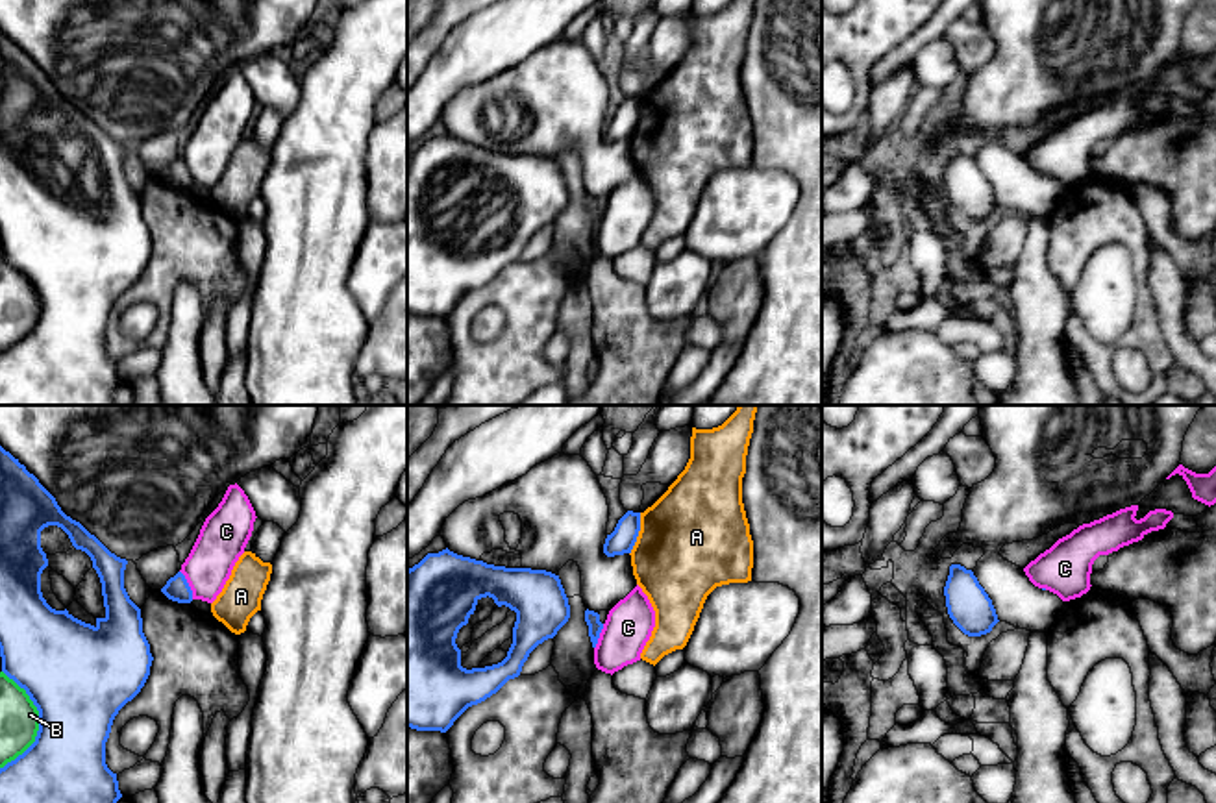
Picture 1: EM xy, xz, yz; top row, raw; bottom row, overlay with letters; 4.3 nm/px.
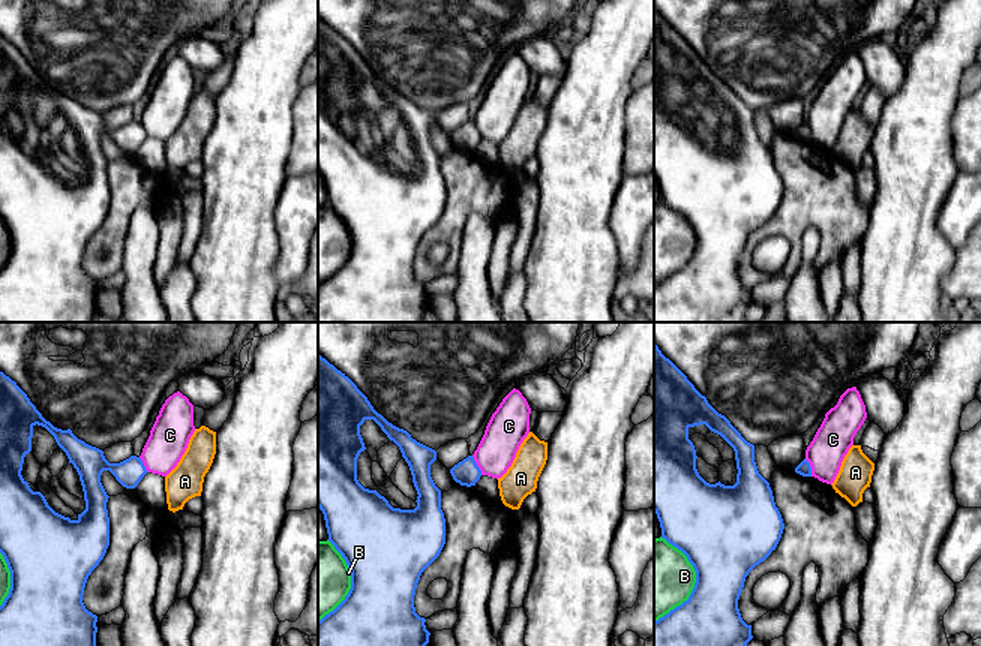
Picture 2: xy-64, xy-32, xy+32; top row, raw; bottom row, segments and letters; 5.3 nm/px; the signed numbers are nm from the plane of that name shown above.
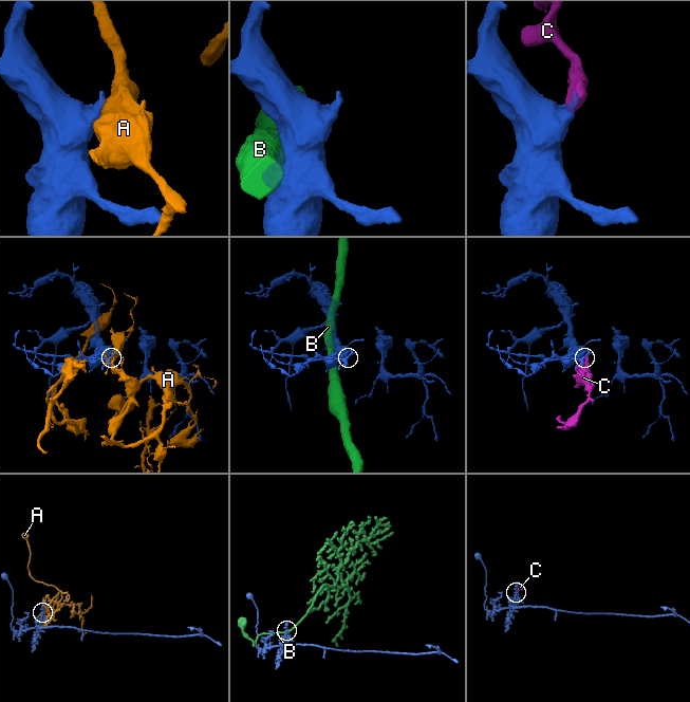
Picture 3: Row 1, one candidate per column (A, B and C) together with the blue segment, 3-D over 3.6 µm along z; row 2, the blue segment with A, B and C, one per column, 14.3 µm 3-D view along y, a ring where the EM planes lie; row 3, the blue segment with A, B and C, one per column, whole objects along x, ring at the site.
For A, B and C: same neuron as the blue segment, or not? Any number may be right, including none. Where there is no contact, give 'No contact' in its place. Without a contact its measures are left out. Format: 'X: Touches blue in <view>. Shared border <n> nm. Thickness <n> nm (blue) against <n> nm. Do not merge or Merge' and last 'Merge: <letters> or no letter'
A: Touches blue in xz. Shared border 190 nm. Thickness 110 nm (blue) against 460 nm. Do not merge
B: Touches blue in xy. Shared border 440 nm. Thickness 440 nm (blue) against 180 nm. Do not merge
C: Touches blue in xy. Shared border 140 nm. Thickness 110 nm (blue) against 200 nm. Do not merge
Merge: no letter

